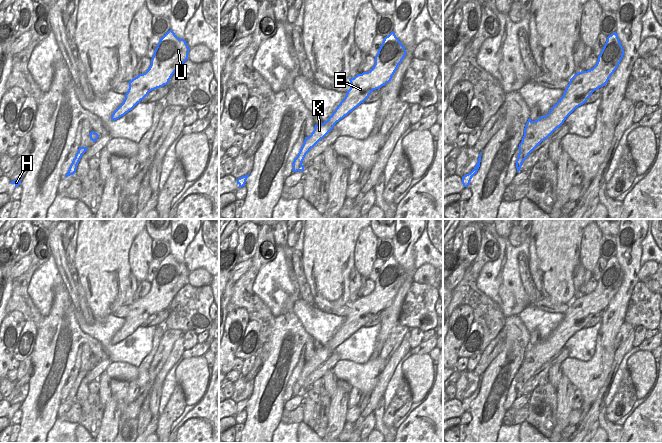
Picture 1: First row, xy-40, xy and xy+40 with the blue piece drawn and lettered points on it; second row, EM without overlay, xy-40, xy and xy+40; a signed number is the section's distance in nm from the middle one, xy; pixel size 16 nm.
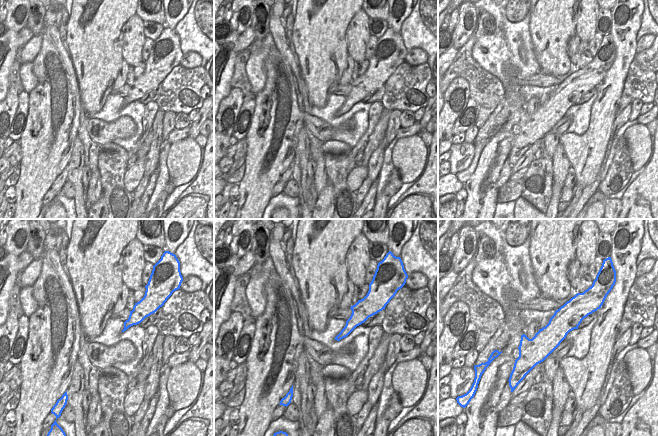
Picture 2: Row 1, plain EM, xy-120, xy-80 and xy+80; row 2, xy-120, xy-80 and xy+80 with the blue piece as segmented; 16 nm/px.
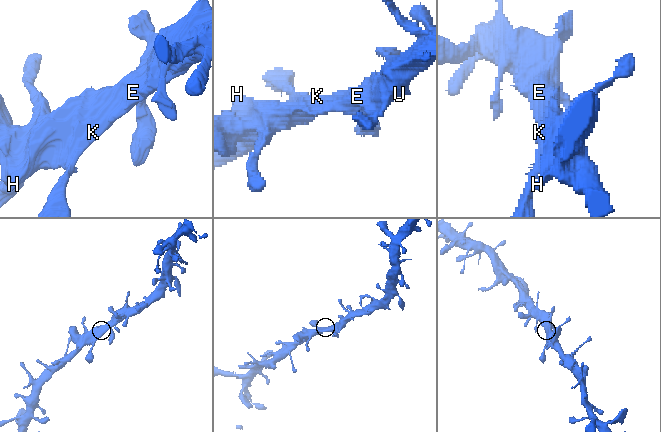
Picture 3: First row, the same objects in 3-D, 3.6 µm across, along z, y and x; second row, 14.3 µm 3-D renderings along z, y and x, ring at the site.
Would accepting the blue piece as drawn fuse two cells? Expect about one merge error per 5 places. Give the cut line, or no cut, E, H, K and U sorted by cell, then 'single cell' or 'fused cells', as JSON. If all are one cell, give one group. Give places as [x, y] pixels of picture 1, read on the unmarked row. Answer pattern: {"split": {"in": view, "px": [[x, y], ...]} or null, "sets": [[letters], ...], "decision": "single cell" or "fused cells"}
{"split": null, "sets": [["E", "H", "K", "U"]], "decision": "single cell"}

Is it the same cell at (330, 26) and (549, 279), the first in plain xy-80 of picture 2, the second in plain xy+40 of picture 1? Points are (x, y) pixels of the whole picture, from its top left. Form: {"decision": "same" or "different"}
{"decision": "same"}

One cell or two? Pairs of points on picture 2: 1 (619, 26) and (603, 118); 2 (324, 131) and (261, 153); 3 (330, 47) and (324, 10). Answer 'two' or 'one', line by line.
1: one
2: one
3: one

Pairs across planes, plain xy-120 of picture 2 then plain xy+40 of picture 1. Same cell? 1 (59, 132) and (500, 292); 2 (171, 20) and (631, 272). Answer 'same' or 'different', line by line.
1: different
2: same

